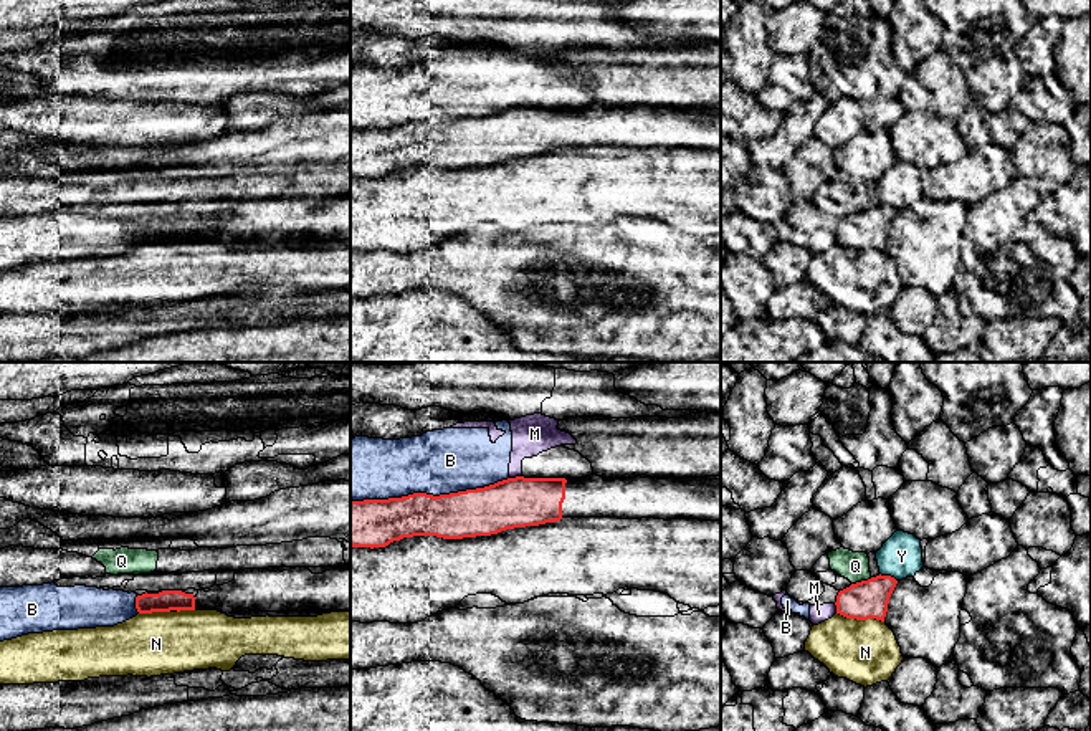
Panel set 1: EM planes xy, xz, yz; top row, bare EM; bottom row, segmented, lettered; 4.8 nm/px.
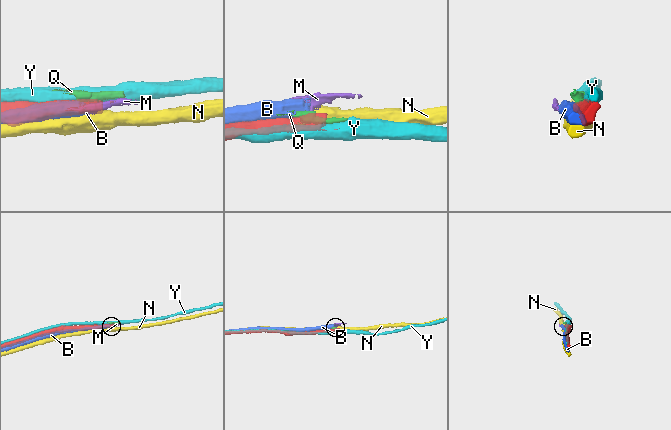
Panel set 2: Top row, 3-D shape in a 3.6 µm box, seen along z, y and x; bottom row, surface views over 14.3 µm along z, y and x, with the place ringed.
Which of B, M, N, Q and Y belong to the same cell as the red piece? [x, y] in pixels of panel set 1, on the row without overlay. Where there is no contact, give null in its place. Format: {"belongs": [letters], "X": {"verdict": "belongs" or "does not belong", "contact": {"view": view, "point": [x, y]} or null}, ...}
{"belongs": [], "B": {"verdict": "does not belong", "contact": {"view": "xz", "point": [428, 124]}}, "M": {"verdict": "does not belong", "contact": {"view": "xz", "point": [516, 106]}}, "N": {"verdict": "does not belong", "contact": {"view": "yz", "point": [860, 248]}}, "Q": {"verdict": "does not belong", "contact": {"view": "yz", "point": [862, 210]}}, "Y": {"verdict": "does not belong", "contact": {"view": "yz", "point": [888, 205]}}}

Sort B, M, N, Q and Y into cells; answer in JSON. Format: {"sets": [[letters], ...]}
{"sets": [["B", "M"], ["N"], ["Q"], ["Y"]]}

